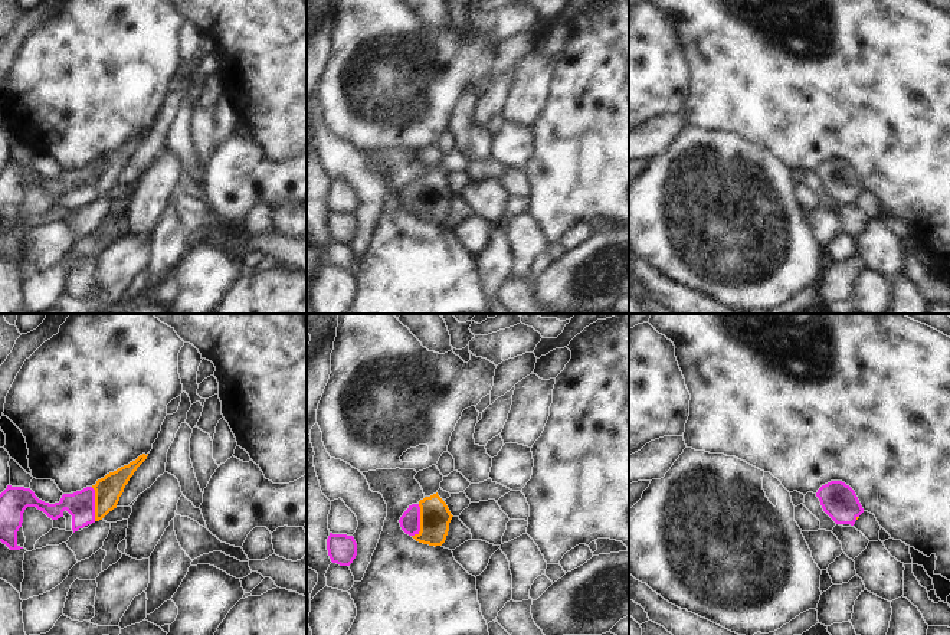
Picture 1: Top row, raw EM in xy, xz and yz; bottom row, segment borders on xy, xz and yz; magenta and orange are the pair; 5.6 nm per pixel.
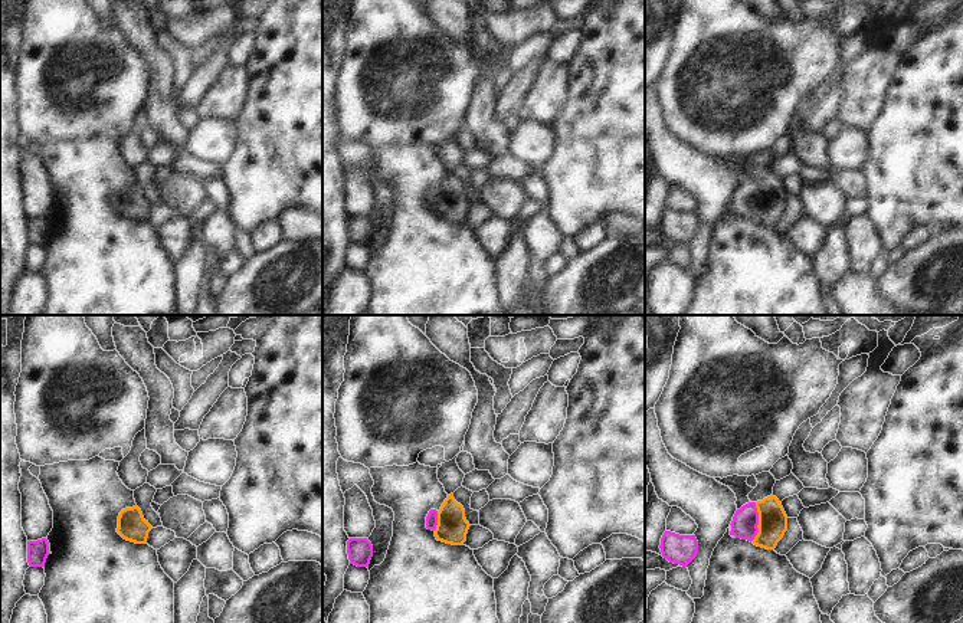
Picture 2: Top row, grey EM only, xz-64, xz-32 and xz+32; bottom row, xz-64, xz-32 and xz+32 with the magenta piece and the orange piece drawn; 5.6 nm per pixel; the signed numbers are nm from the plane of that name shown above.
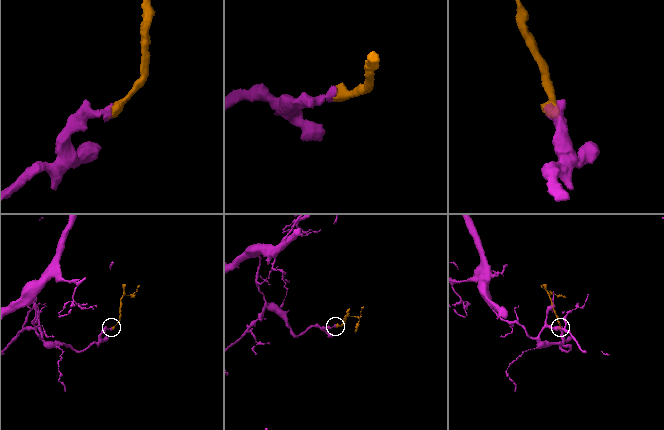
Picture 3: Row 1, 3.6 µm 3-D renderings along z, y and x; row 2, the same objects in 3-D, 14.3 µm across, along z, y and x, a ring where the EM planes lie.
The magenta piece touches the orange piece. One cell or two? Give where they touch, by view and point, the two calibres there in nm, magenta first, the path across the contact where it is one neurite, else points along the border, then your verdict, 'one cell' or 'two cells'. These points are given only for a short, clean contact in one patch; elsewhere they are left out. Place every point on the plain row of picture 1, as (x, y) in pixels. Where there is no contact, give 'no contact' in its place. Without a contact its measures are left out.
meets magenta in xz at (419, 199); 110 nm thick on the magenta side, 170 nm on the other; runs through xz (409, 199), (419, 199), (428, 199), (435, 193); one cell

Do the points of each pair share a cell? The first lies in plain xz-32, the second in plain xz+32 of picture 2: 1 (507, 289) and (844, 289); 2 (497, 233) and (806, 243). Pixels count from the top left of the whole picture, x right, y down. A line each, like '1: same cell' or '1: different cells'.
1: different cells
2: same cell

